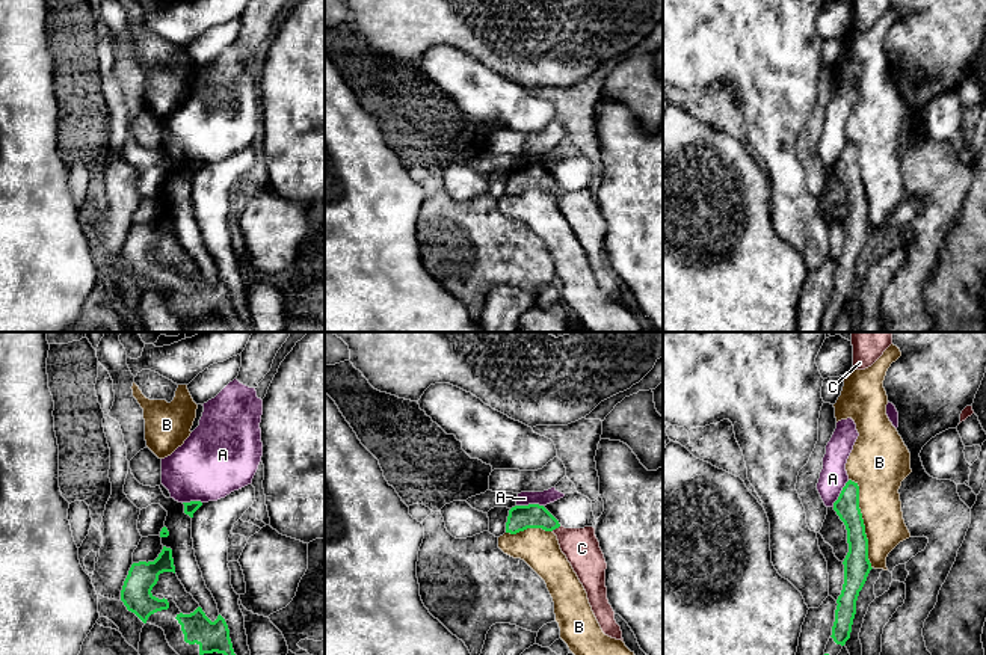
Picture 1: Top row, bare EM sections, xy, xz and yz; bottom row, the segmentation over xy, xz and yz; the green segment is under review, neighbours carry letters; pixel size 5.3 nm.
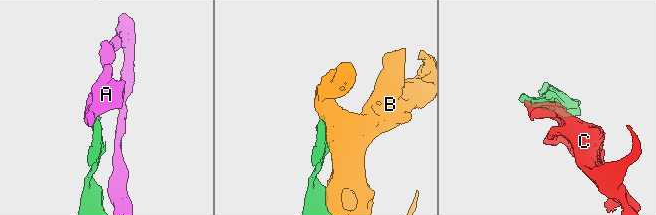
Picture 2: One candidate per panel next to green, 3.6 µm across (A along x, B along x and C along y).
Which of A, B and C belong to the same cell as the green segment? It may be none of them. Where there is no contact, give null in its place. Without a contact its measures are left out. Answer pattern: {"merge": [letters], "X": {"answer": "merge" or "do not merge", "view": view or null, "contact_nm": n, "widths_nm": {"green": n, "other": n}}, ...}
{"merge": ["C"], "A": {"answer": "do not merge", "view": "xz", "contact_nm": 140, "widths_nm": {"green": 130, "other": 80}}, "B": {"answer": "do not merge", "view": "yz", "contact_nm": 500, "widths_nm": {"green": 140, "other": 240}}, "C": {"answer": "merge", "view": "xz", "contact_nm": 60, "widths_nm": {"green": 130, "other": 190}}}

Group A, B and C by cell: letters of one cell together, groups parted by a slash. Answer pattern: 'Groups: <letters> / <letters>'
Groups: A / B / C

